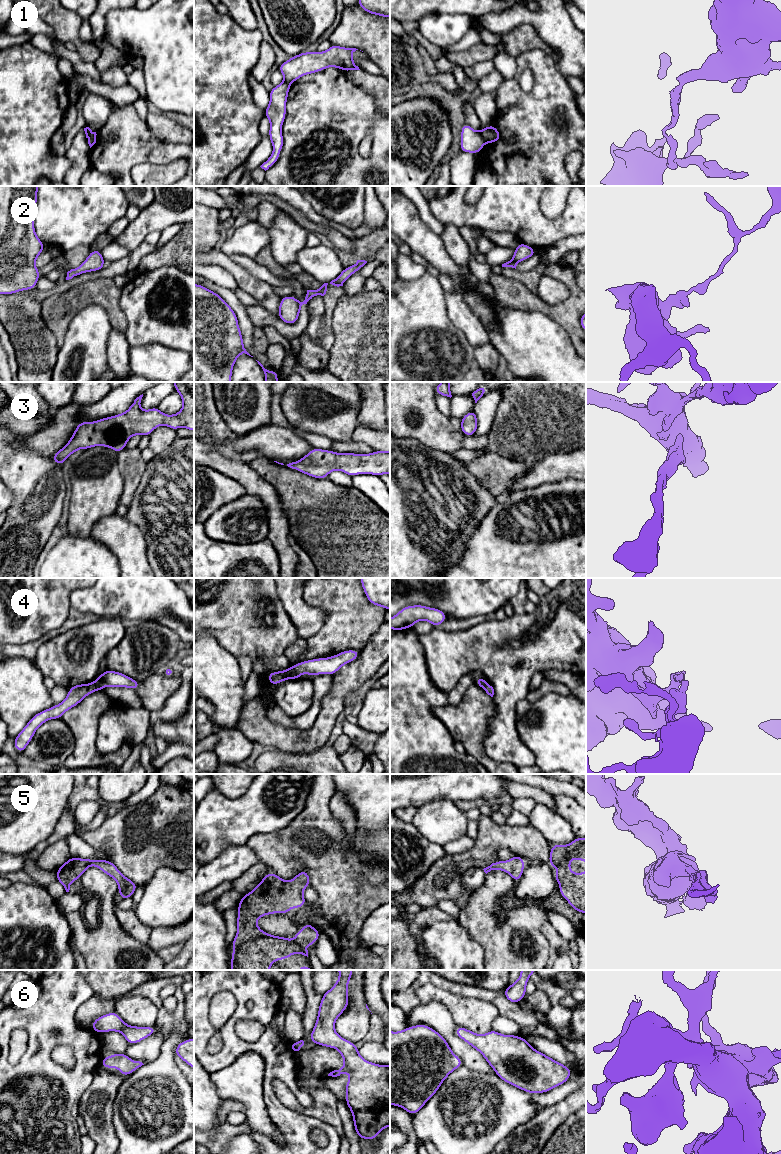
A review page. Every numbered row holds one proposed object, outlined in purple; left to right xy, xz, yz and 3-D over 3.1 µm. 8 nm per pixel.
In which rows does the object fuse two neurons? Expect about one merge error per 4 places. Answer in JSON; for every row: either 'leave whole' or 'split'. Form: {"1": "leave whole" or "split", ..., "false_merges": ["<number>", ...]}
{"1": "split", "2": "split", "3": "leave whole", "4": "split", "5": "leave whole", "6": "leave whole", "false_merges": ["1", "2", "4"]}

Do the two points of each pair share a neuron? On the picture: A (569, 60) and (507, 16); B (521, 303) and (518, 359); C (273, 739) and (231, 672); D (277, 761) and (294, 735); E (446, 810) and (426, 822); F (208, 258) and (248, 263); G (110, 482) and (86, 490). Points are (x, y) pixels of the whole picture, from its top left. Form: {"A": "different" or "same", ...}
{"A": "same", "B": "different", "C": "different", "D": "different", "E": "same", "F": "different", "G": "same"}

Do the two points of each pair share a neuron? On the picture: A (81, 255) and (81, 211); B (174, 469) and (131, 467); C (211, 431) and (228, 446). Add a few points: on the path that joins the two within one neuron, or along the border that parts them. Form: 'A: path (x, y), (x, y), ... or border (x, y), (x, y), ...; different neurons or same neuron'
A: border (89, 245), (76, 245), (63, 252); different neurons
B: border (147, 463), (146, 470), (136, 490); different neurons
C: border (236, 435), (232, 440), (207, 444); different neurons

